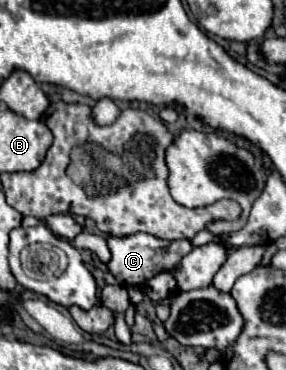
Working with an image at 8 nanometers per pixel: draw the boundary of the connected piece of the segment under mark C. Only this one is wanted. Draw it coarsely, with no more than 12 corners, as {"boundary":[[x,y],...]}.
{"boundary":[[108,237],[118,285],[142,287],[194,249],[190,239]]}

